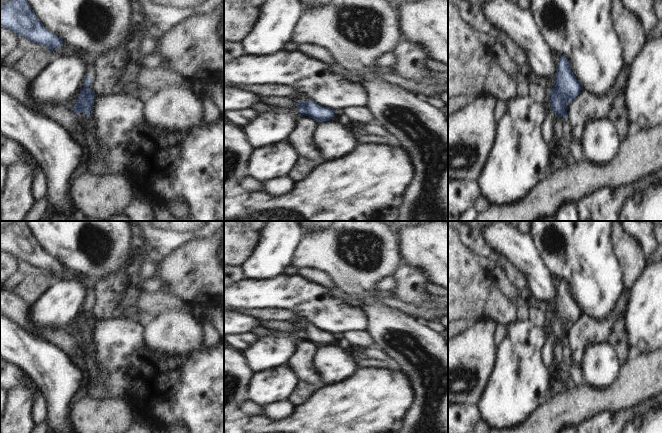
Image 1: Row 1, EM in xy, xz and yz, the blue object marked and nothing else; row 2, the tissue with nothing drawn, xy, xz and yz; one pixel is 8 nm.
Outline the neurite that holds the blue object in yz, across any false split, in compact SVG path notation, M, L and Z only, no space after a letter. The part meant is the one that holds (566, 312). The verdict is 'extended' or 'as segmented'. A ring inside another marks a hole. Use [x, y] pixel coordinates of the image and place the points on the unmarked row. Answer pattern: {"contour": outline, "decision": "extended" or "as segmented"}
{"contour": "M560 280L554 311L550 315L551 335L542 349L543 362L547 368L551 368L554 361L554 341L561 340L566 343L569 326L581 315L582 311L576 304L568 283Z", "decision": "extended"}

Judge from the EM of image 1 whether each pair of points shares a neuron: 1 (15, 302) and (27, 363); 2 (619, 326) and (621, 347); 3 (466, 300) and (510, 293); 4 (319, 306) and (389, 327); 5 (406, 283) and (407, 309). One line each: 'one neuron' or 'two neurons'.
1: two neurons
2: one neuron
3: two neurons
4: two neurons
5: two neurons

